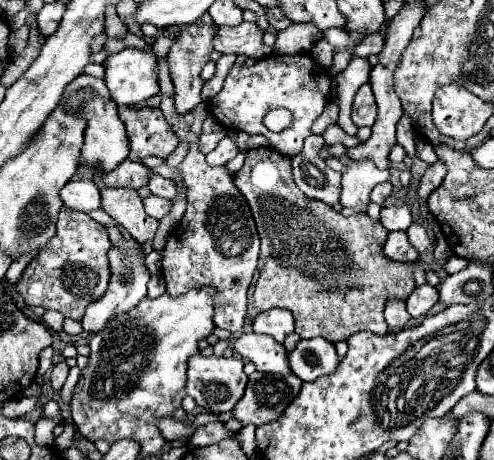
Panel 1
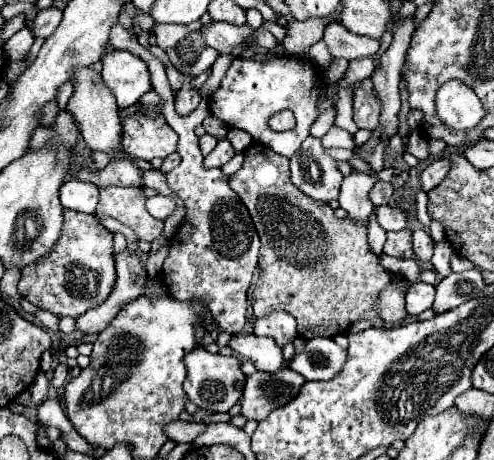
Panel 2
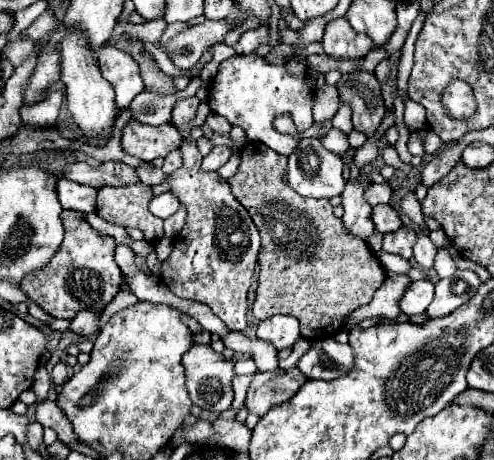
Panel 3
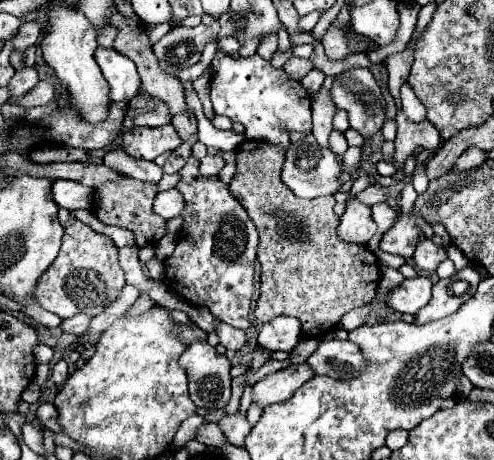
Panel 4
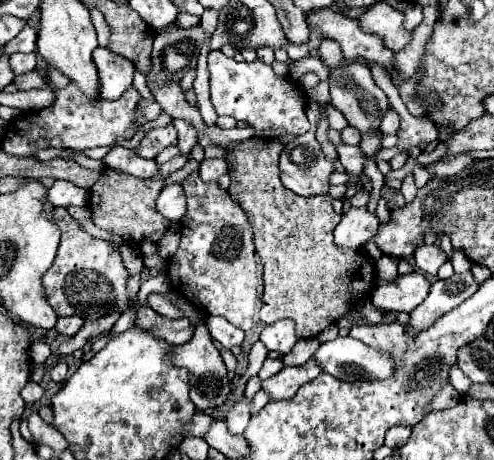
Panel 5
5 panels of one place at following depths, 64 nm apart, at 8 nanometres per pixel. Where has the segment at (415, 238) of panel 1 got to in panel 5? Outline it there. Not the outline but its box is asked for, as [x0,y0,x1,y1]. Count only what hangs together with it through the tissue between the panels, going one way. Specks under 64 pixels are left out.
[414,244,448,276]

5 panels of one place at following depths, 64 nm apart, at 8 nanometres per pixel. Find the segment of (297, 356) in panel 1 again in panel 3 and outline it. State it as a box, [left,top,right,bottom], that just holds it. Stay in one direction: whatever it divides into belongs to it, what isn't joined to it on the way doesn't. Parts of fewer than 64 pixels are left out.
[298,338,354,380]

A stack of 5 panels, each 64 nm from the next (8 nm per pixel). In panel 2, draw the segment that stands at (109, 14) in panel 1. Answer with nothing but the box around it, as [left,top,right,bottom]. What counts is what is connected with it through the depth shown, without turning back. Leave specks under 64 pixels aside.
[109,20,260,334]

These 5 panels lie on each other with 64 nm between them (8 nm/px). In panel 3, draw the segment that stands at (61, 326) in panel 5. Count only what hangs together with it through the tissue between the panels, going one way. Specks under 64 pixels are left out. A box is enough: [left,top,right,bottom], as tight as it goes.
[70,310,98,336]

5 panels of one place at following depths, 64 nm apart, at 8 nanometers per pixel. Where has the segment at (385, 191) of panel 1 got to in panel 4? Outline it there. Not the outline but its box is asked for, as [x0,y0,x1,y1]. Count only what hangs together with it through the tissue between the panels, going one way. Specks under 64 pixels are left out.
[354,186,386,206]

